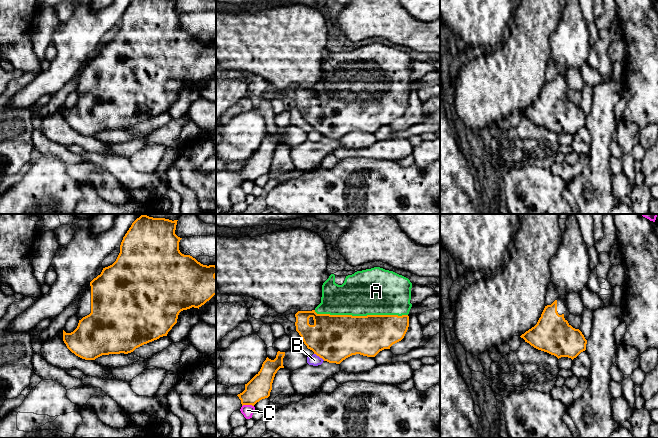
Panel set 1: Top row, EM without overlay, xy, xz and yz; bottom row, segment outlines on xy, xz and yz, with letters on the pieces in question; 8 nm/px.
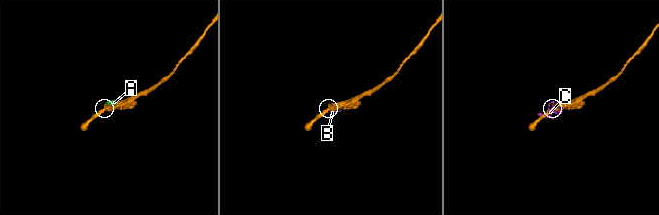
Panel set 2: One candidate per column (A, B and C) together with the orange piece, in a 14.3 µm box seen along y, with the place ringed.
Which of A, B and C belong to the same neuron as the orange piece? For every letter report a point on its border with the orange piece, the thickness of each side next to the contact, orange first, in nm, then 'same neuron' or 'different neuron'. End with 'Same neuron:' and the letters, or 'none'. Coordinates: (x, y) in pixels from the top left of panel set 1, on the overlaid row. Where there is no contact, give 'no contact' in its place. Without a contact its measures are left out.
A: xz (361, 316) | 360/380 nm | same neuron
B: xz (319, 356) | 380/90 nm | different neuron
C: xz (247, 404) | 190/100 nm | different neuron
Same neuron: A

